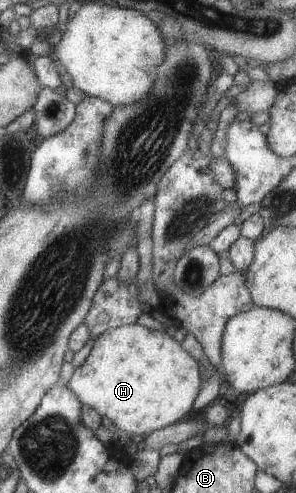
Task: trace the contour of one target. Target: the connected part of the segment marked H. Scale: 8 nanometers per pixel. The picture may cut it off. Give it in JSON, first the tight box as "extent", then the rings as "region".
{"extent":[64,323,200,435],"region":[[[136,323],[118,326],[94,337],[88,357],[80,366],[74,367],[72,377],[64,385],[81,405],[110,420],[117,431],[127,435],[148,435],[183,420],[192,411],[192,402],[200,389],[200,368],[198,362],[181,346],[164,331],[149,330]]]}

